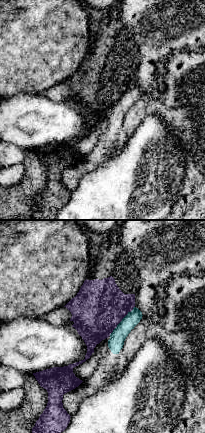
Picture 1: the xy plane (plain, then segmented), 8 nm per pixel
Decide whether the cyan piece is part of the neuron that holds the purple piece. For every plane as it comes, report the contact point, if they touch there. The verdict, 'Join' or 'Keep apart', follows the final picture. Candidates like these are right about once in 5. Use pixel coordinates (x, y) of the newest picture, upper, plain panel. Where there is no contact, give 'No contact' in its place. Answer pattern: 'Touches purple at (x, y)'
Touches purple at (121, 96)

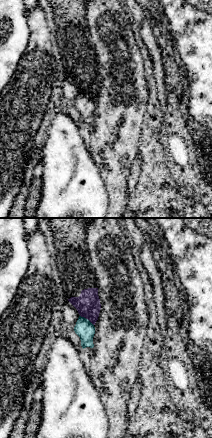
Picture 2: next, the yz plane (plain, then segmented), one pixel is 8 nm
Touches purple at (87, 94)

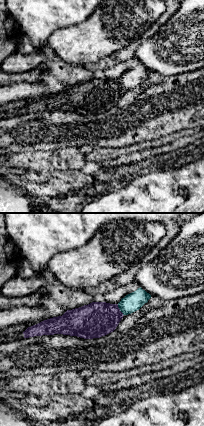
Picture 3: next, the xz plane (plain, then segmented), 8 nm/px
Touches purple at (119, 86)

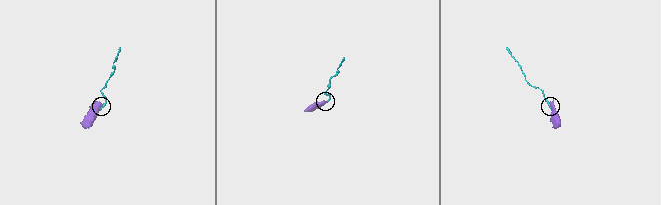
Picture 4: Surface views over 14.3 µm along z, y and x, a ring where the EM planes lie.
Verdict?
Keep apart

